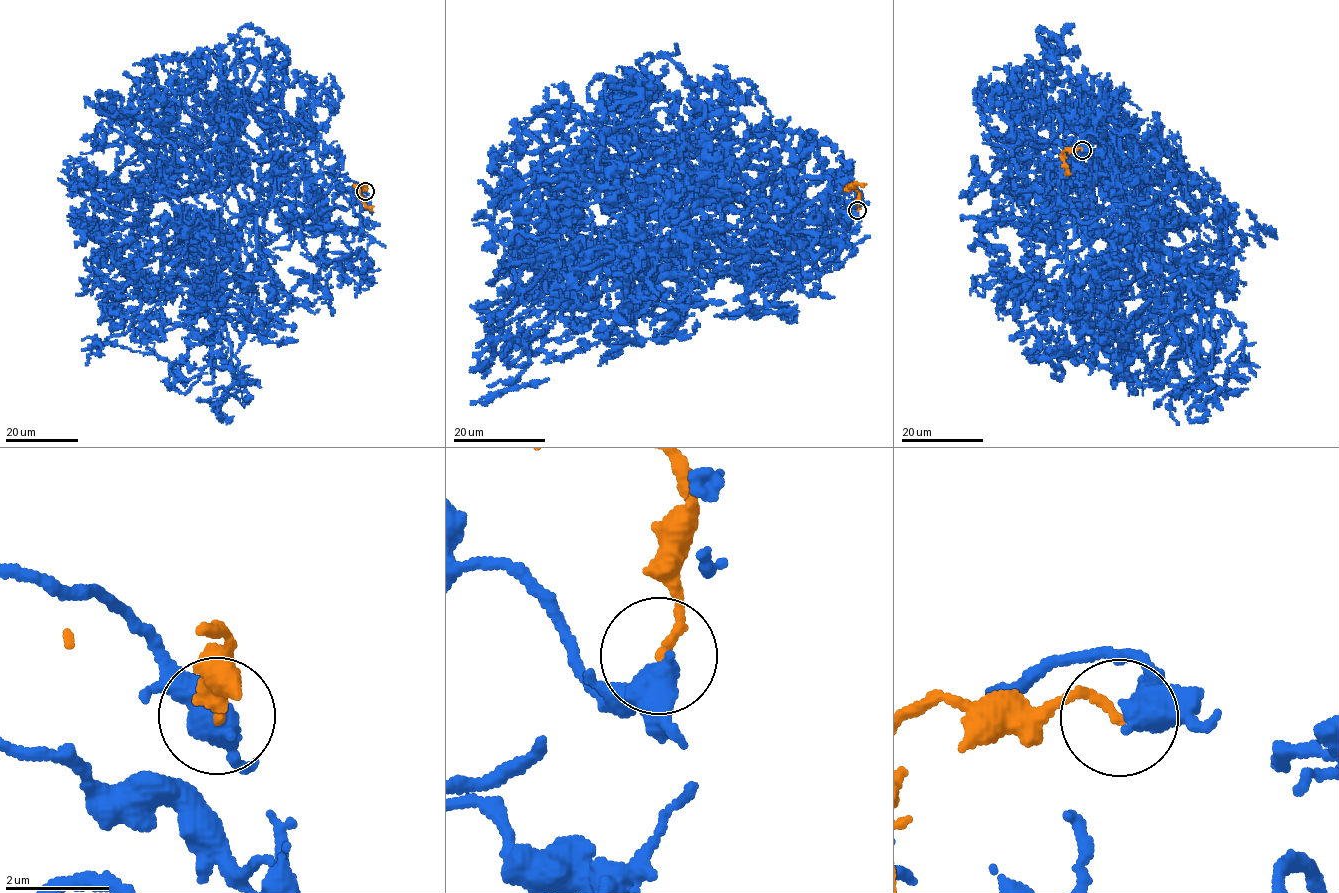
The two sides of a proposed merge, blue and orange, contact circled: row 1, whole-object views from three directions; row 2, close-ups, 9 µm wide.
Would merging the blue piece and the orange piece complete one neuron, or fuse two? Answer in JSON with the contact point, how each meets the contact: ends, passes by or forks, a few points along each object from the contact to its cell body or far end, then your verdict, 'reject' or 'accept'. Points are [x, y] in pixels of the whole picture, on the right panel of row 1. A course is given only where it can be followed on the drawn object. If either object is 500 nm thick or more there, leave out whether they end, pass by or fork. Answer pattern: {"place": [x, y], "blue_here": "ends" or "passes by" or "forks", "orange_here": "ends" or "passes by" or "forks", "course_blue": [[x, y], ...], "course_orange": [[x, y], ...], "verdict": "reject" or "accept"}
{"place": [1082, 150], "blue_here": "passes by", "orange_here": "ends", "course_blue": [[1082, 149], [1084, 210], [1159, 253], [1114, 195], [1094, 131], [1061, 141], [1065, 164], [1081, 155]], "course_orange": [[1082, 149], [1067, 148], [1062, 153], [1063, 165], [1070, 174]], "verdict": "reject"}

